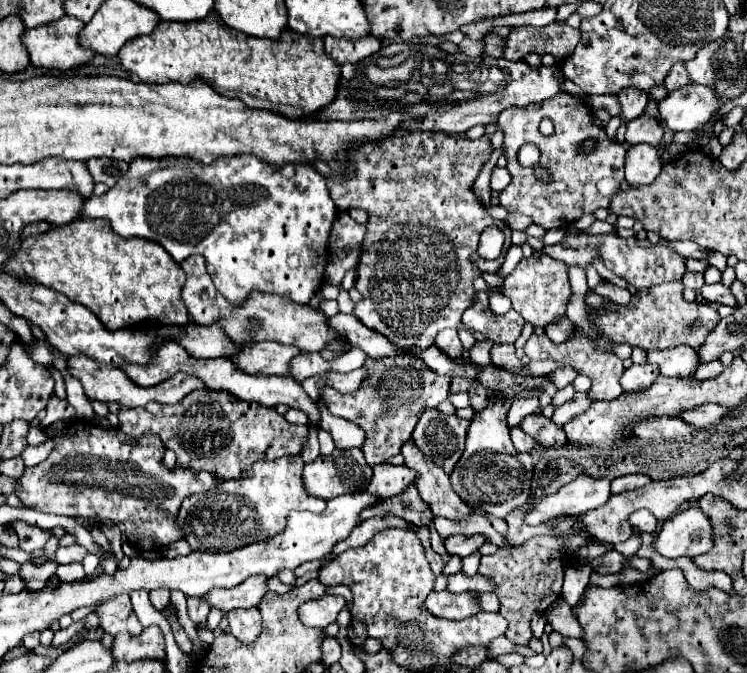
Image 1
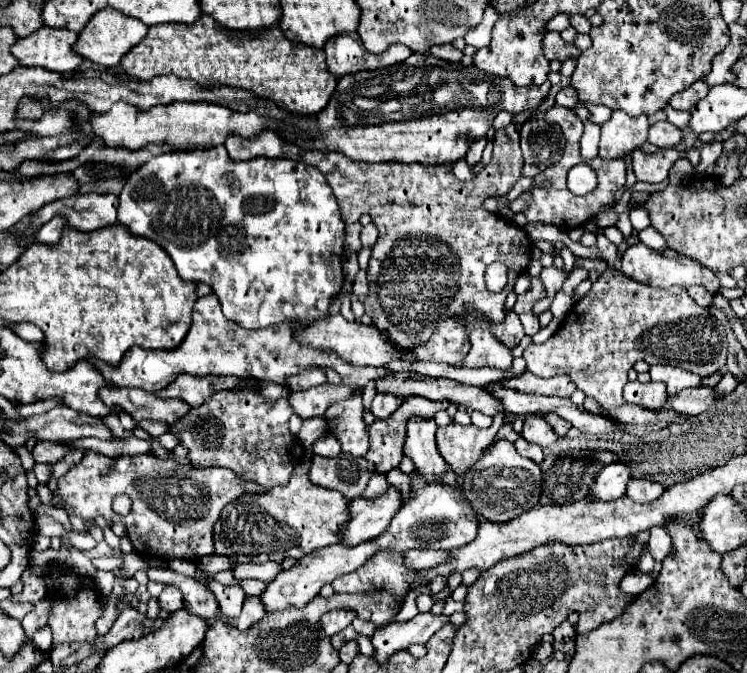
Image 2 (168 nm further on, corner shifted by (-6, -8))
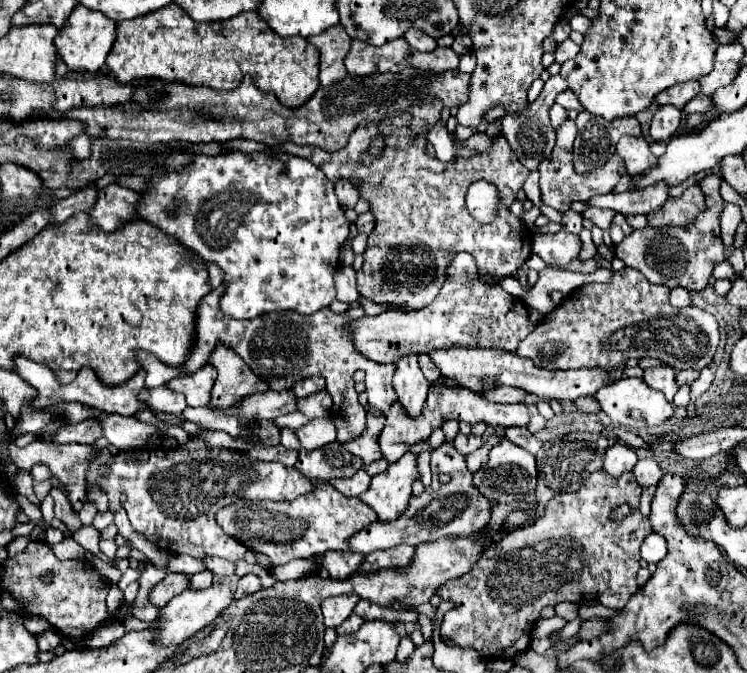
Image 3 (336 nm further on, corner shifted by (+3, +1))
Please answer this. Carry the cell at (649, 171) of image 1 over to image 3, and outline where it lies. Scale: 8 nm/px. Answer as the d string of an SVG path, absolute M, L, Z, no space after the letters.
M623 136L617 142L617 154L627 164L627 174L637 176L639 172L649 170L651 166L657 166L657 158L649 150L649 142L645 138L635 136Z

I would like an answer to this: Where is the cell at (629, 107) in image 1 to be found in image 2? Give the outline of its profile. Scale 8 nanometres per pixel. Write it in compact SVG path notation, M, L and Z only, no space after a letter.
M614 111L610 121L602 123L600 133L600 157L614 159L630 153L648 139L648 117L626 117L626 113Z

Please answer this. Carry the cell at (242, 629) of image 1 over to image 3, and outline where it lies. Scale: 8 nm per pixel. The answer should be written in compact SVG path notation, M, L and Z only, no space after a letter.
M245 574L245 576L239 580L233 598L239 600L239 598L243 598L243 596L247 596L247 594L257 592L257 590L261 590L261 582L259 582L259 578L257 578L255 574Z

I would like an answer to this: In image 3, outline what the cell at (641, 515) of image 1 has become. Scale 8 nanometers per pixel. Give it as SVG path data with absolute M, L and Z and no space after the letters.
M649 534L643 544L641 544L641 558L647 560L649 564L657 564L659 560L663 560L667 554L667 544L665 538L661 534Z

